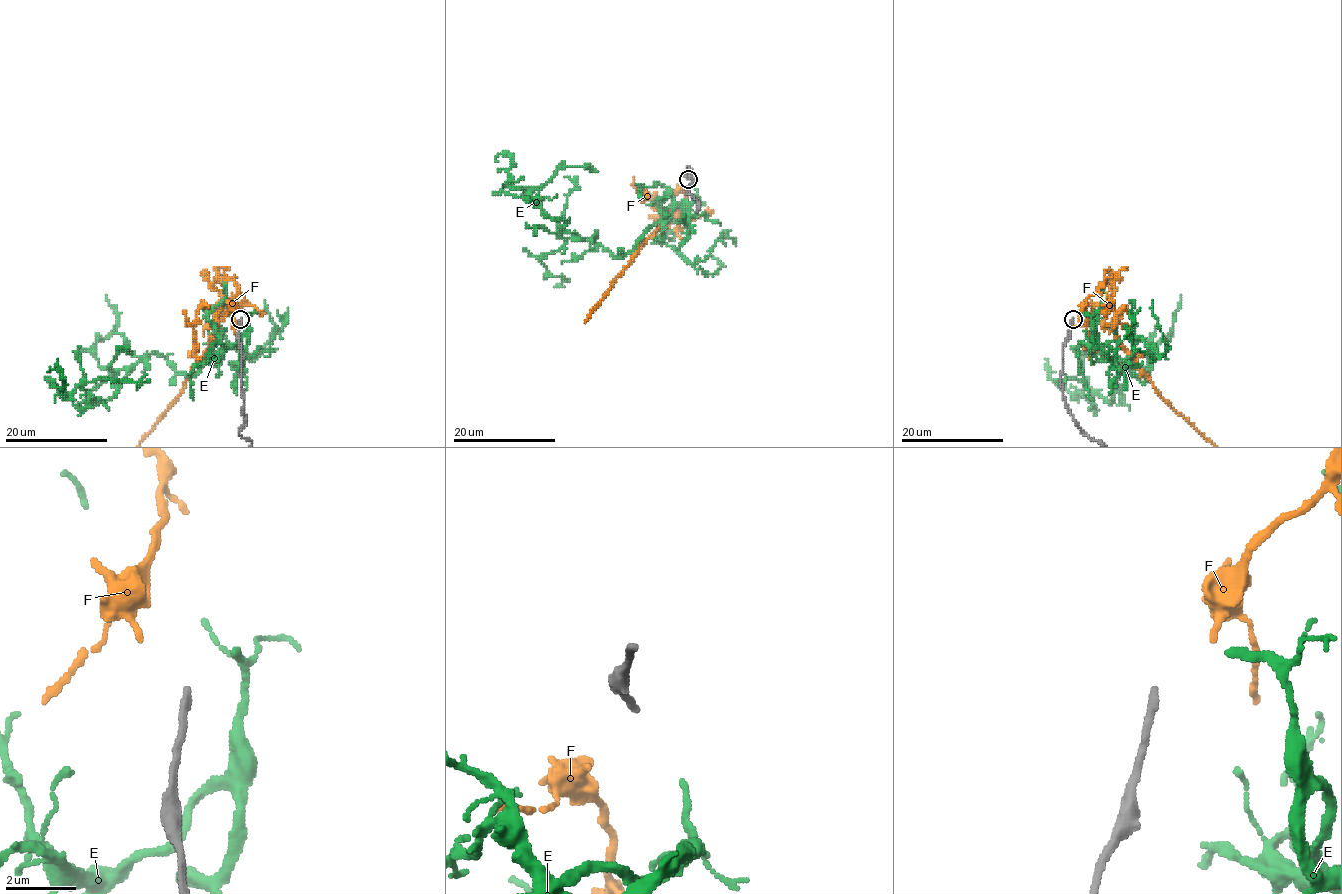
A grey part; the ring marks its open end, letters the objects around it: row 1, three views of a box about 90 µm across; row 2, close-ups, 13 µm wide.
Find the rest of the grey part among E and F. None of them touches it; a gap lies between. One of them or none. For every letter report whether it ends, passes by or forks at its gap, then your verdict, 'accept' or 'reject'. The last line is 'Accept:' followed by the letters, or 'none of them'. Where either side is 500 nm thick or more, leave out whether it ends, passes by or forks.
E: it ends there; accept
F: it ends there; reject
Accept: E

